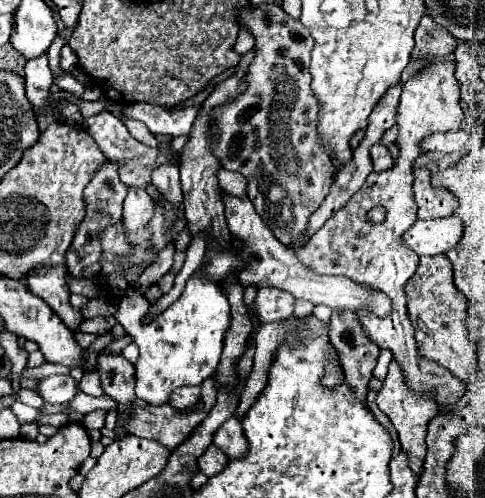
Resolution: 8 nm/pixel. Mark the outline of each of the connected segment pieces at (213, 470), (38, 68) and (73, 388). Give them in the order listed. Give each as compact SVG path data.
M208 445L208 449L206 449L206 451L200 455L200 459L198 459L198 469L200 469L206 477L212 477L212 475L216 475L218 471L224 469L226 461L228 461L228 457L226 457L222 451L218 451L214 445Z
M36 57L24 65L26 77L26 97L34 111L44 111L50 107L50 87L54 75L48 67L48 57Z
M50 375L40 381L38 393L48 403L66 403L76 397L78 381L72 375Z

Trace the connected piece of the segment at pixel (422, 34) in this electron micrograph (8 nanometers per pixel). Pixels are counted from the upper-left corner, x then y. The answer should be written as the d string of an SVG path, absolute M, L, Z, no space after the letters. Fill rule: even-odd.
M428 11L416 27L414 37L416 47L412 51L412 59L446 59L454 53L456 47L456 39L452 37L452 33L438 25Z

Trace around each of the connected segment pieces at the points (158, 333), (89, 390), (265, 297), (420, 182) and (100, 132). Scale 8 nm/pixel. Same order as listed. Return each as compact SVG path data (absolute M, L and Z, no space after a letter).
M216 237L206 243L208 261L190 275L186 287L178 301L174 301L158 319L150 325L142 325L144 295L128 293L116 311L116 321L126 329L126 333L140 347L140 359L136 363L136 397L148 401L150 405L168 403L170 393L182 385L200 385L210 377L220 361L224 335L230 329L230 305L224 293L224 279L238 275L246 269L242 257L244 243L240 239L230 239L228 245L222 245Z
M96 369L92 373L90 371L84 373L84 377L82 377L82 391L86 395L92 395L92 397L100 397L104 393L102 391L102 381L100 381L100 375L98 375Z
M262 287L258 289L258 297L254 301L256 315L260 323L282 321L294 311L294 295L278 289L278 287Z
M414 171L414 201L418 205L418 219L450 217L458 207L458 199L446 189L434 189L430 185L430 171Z
M104 111L104 113L98 113L98 115L94 115L94 117L88 117L88 119L84 121L84 127L86 127L86 131L92 135L100 151L108 157L108 161L118 165L120 181L126 183L126 185L138 185L138 187L146 189L146 185L150 183L150 173L152 173L152 169L158 167L158 165L162 165L162 163L168 163L168 159L162 157L162 153L160 153L158 149L148 147L148 145L136 141L136 139L128 133L126 125L124 125L114 113L110 113L110 111Z

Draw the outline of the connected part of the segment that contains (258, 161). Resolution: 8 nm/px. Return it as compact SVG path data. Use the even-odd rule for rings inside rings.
M262 5L252 13L248 7L240 9L240 25L248 27L256 37L256 57L246 71L248 89L222 109L212 113L216 123L216 145L214 153L222 161L224 169L240 171L248 179L248 199L254 203L262 221L272 229L272 233L284 245L294 241L302 229L306 229L306 217L314 209L318 209L320 201L328 195L328 189L334 181L330 177L330 161L326 161L326 153L322 153L322 145L316 135L318 123L318 101L310 91L310 51L314 47L314 39L308 29L294 17L286 15L280 5Z

